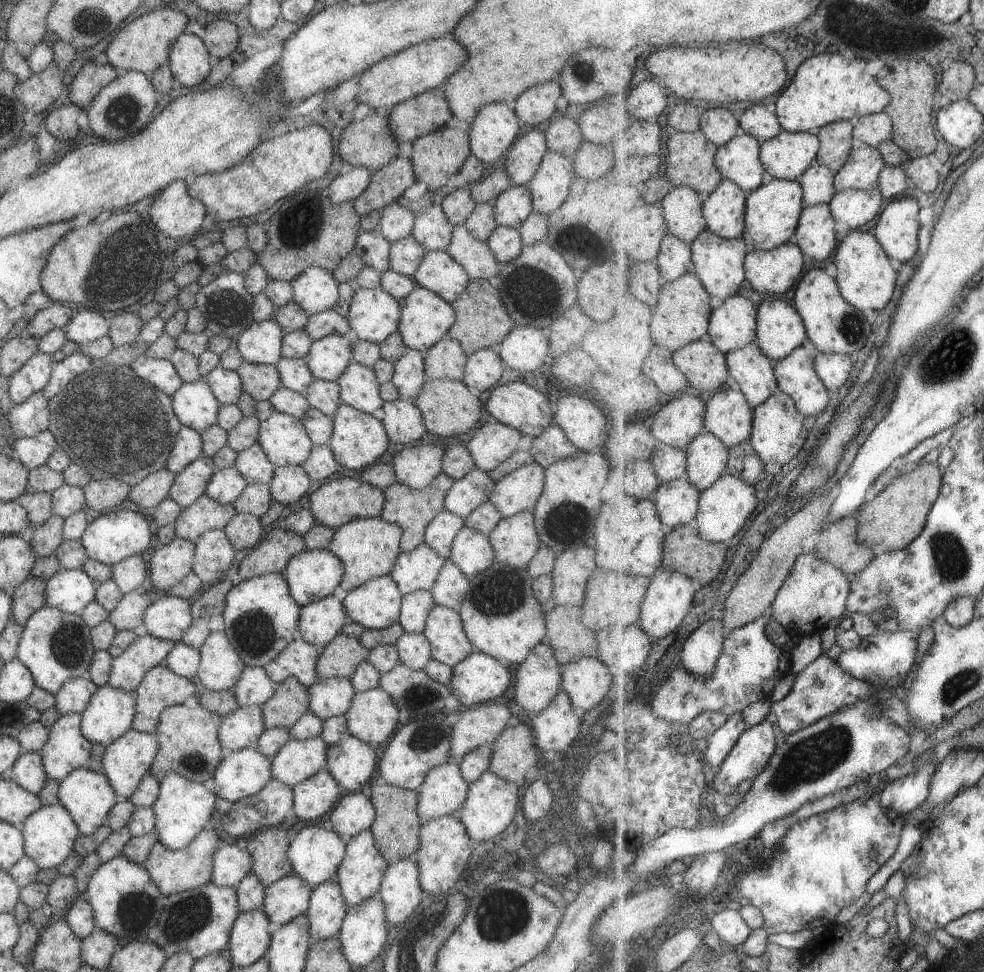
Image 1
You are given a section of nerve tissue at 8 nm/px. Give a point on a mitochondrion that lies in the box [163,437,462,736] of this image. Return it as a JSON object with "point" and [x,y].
{"point":[254,631]}

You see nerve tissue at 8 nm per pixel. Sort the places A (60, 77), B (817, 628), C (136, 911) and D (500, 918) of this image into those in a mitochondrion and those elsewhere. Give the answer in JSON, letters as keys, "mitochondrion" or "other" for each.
{"A":"other","B":"other","C":"mitochondrion","D":"mitochondrion"}

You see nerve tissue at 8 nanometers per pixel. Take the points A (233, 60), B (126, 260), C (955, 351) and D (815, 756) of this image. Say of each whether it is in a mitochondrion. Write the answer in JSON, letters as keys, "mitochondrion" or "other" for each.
{"A":"other","B":"mitochondrion","C":"mitochondrion","D":"mitochondrion"}

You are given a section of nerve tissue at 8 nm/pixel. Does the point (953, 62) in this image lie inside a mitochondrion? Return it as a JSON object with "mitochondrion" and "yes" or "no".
{"mitochondrion":"no"}

